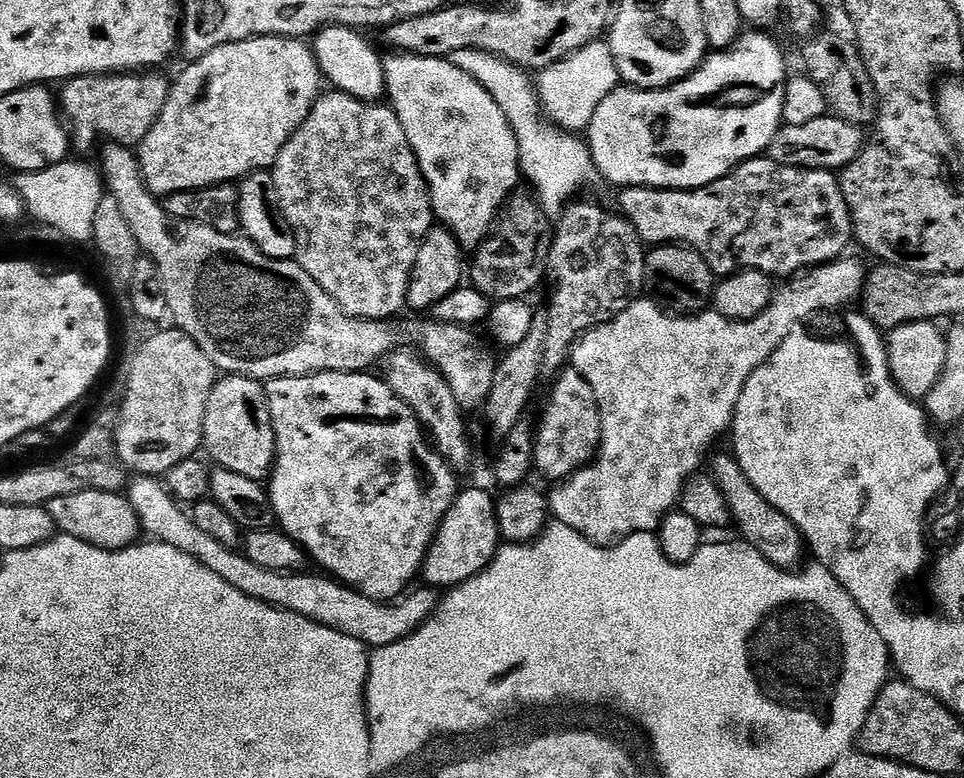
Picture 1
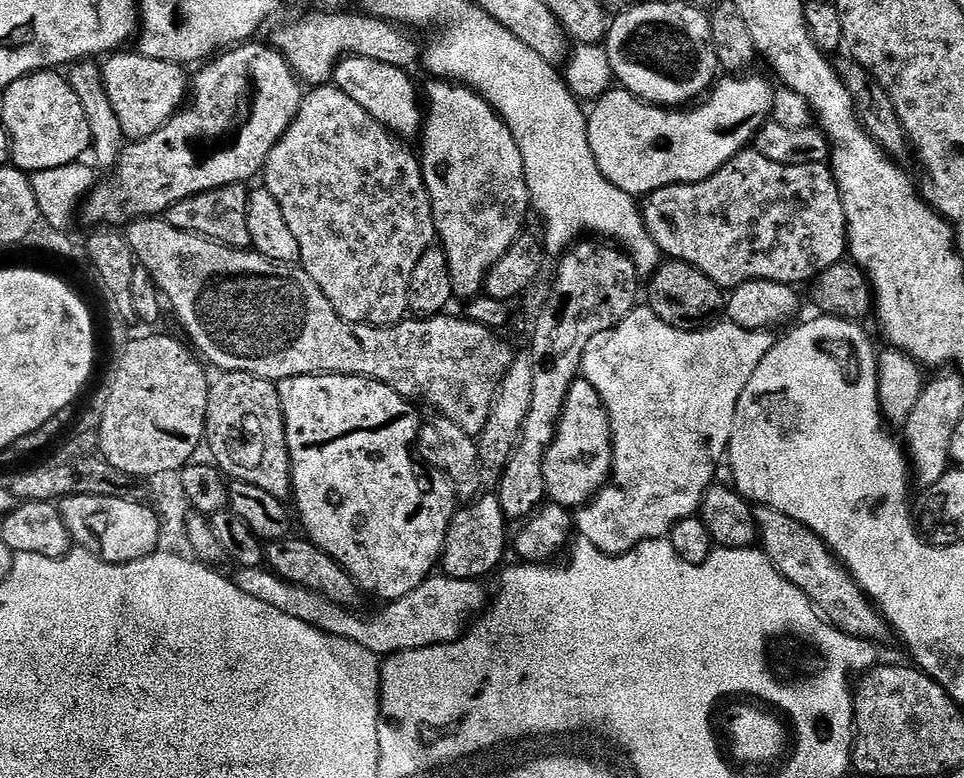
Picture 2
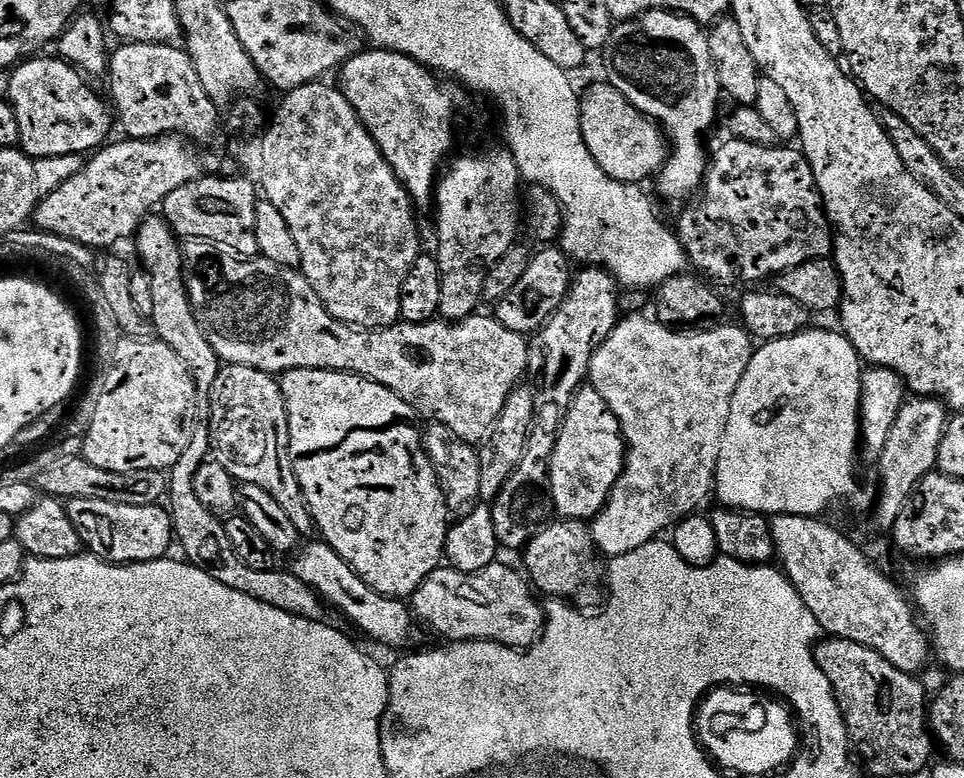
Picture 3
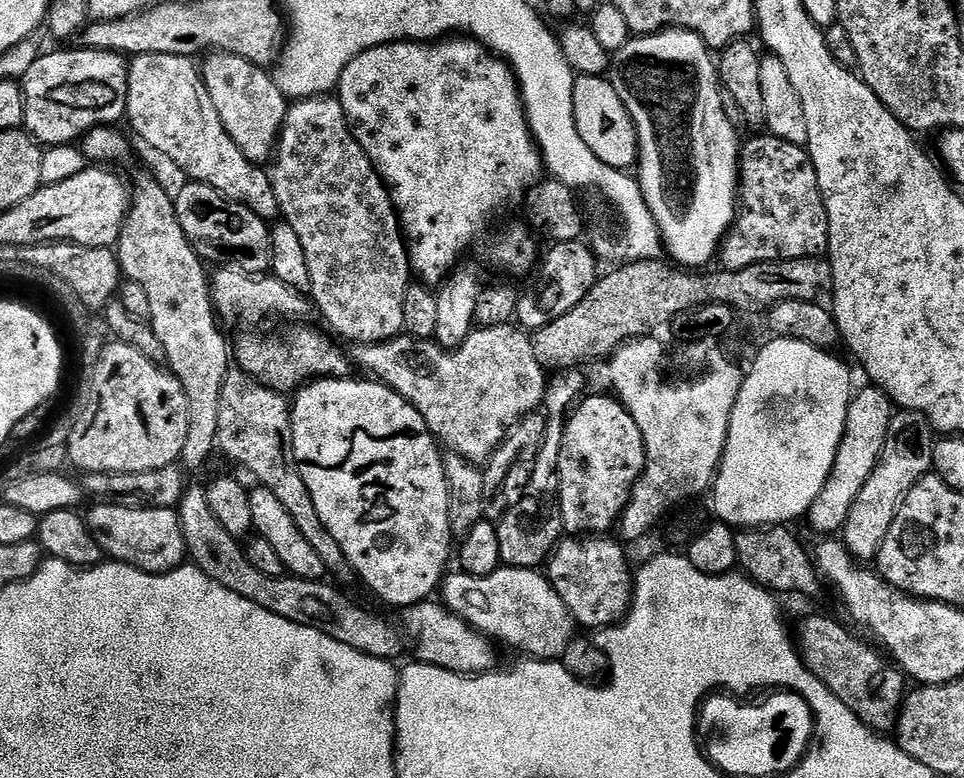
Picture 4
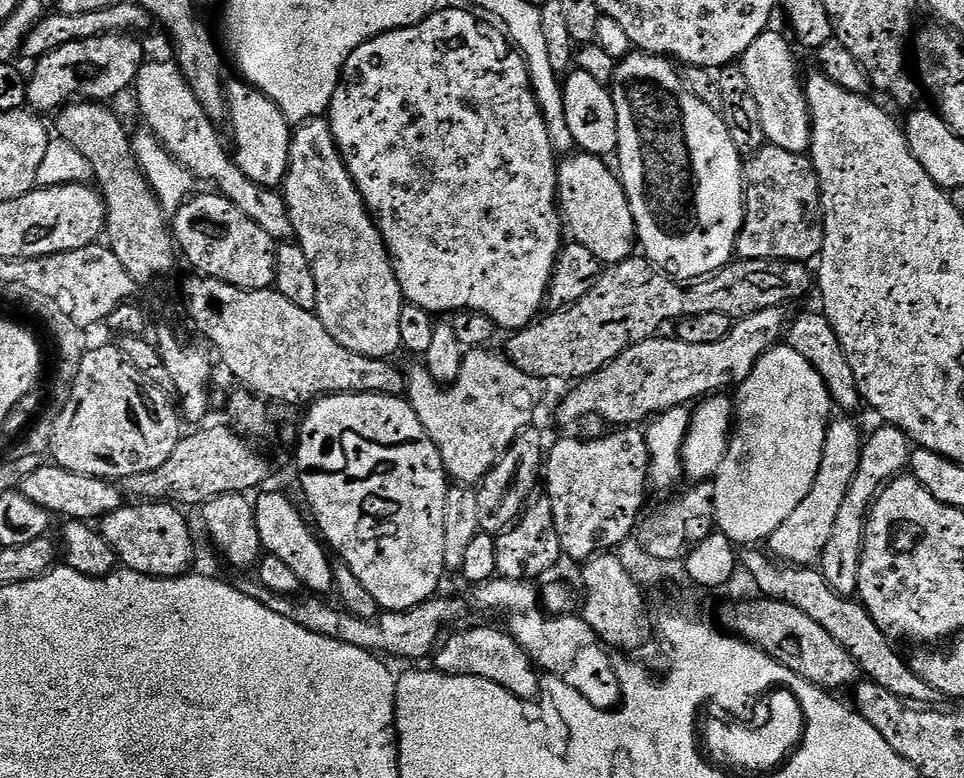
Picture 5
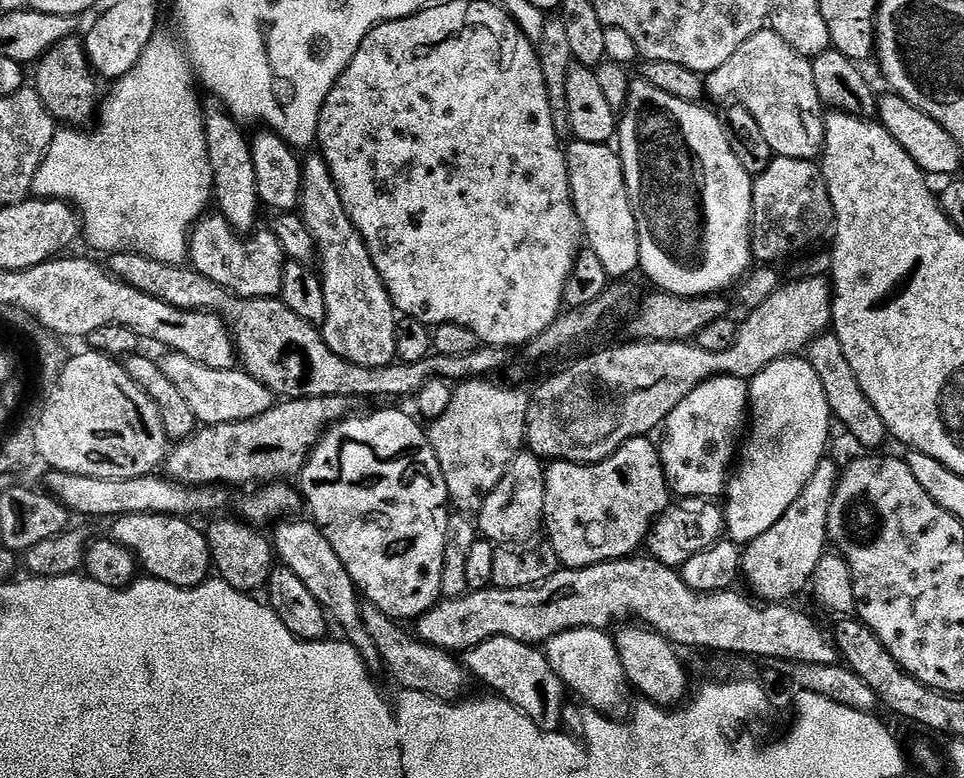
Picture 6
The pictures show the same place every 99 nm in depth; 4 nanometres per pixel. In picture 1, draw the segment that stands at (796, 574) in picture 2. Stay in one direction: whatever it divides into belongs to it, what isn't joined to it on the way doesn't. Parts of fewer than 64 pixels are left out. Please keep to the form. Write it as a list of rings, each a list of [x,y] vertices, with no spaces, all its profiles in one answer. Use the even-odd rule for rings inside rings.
[[[727,455],[711,461],[713,464],[712,468],[710,467],[710,475],[724,495],[731,523],[734,528],[736,524],[737,530],[744,535],[741,536],[743,543],[754,546],[754,550],[763,554],[775,568],[795,569],[799,565],[796,563],[803,558],[804,552],[806,556],[806,545],[798,526],[794,526],[794,522],[790,522],[790,518],[782,514],[782,510],[770,506],[770,502],[766,502],[766,498],[762,498],[762,494],[754,490],[750,478],[746,478],[735,455]]]

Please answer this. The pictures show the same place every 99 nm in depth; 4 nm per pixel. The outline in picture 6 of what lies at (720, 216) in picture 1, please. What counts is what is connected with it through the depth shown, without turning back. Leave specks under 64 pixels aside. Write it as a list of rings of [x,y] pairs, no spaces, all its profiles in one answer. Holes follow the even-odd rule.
[[[776,156],[770,162],[770,166],[766,166],[766,170],[762,170],[760,176],[755,177],[752,181],[752,258],[756,262],[776,262],[772,260],[784,260],[787,256],[796,256],[799,252],[807,250],[811,244],[816,244],[824,235],[829,235],[830,229],[833,227],[834,217],[832,215],[832,203],[830,202],[830,190],[828,183],[824,177],[824,169],[816,160],[799,160],[798,158],[786,158],[785,156]]]

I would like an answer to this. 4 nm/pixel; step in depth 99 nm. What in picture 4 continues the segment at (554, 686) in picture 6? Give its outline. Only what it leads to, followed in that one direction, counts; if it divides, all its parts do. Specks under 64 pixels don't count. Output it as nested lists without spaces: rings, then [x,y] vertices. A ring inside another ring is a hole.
[[[429,598],[412,604],[401,611],[409,632],[416,636],[416,656],[419,663],[434,665],[460,675],[479,675],[493,667],[495,645],[491,639],[471,628],[460,616],[456,616],[441,601]]]

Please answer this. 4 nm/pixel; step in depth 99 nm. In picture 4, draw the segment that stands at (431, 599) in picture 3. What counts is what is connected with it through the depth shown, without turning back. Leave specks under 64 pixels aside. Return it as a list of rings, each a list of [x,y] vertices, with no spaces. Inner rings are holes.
[[[501,566],[488,576],[469,576],[463,570],[456,570],[453,576],[452,573],[445,575],[443,592],[442,603],[453,614],[493,641],[501,640],[524,652],[520,654],[538,660],[562,658],[564,667],[577,678],[596,678],[592,676],[599,674],[600,667],[605,667],[604,655],[595,643],[572,640],[578,625],[543,571]]]

